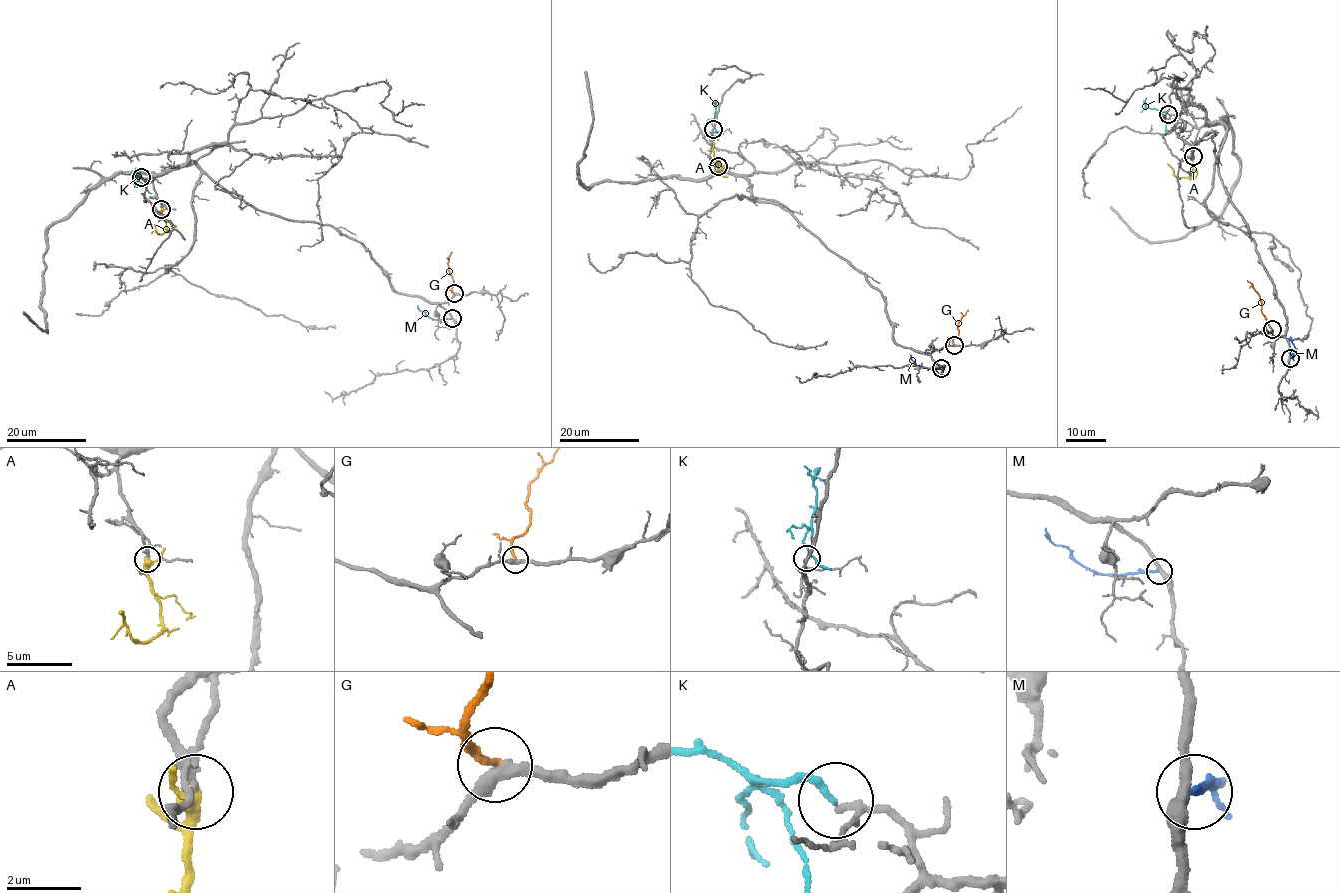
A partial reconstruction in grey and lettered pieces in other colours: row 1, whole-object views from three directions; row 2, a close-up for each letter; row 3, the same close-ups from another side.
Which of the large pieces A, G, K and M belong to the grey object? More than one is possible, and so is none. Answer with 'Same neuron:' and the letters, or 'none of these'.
Same neuron: A, K

